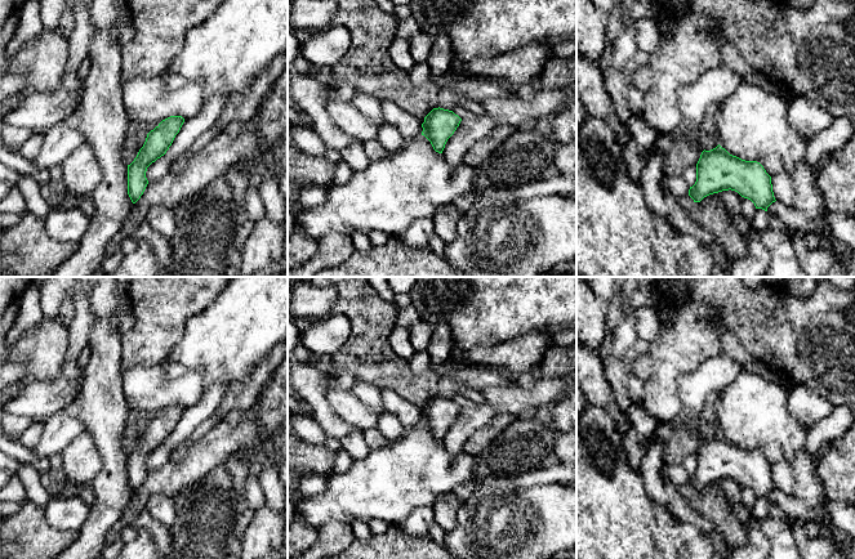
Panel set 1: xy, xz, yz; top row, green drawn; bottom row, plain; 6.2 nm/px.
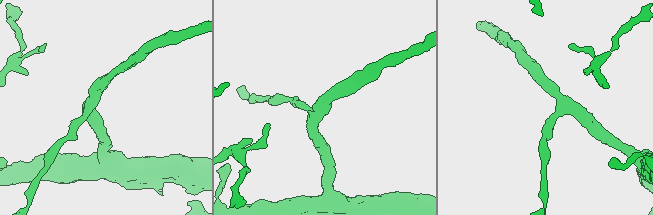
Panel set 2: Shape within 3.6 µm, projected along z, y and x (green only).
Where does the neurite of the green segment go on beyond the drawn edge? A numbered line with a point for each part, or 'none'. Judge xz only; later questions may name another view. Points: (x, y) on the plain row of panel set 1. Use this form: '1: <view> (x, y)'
none

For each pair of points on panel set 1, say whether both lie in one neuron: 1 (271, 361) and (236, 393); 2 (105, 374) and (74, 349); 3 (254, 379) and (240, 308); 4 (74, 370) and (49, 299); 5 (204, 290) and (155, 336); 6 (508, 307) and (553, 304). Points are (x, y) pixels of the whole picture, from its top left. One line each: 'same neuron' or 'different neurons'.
1: same neuron
2: different neurons
3: different neurons
4: same neuron
5: same neuron
6: same neuron

